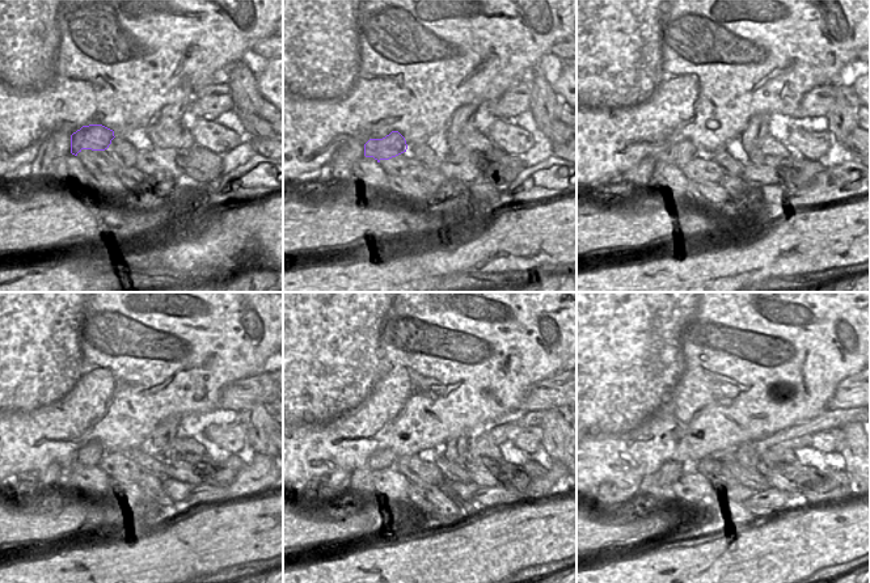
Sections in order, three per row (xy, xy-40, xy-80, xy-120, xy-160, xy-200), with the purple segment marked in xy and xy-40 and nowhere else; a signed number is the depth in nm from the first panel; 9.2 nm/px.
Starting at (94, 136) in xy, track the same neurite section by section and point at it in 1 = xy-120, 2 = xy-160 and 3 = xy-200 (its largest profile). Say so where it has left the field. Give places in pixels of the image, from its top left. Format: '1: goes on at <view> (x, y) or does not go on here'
1: goes on at xy-120 (91, 455)
2: goes on at xy-160 (362, 481)
3: goes on at xy-200 (658, 486)

